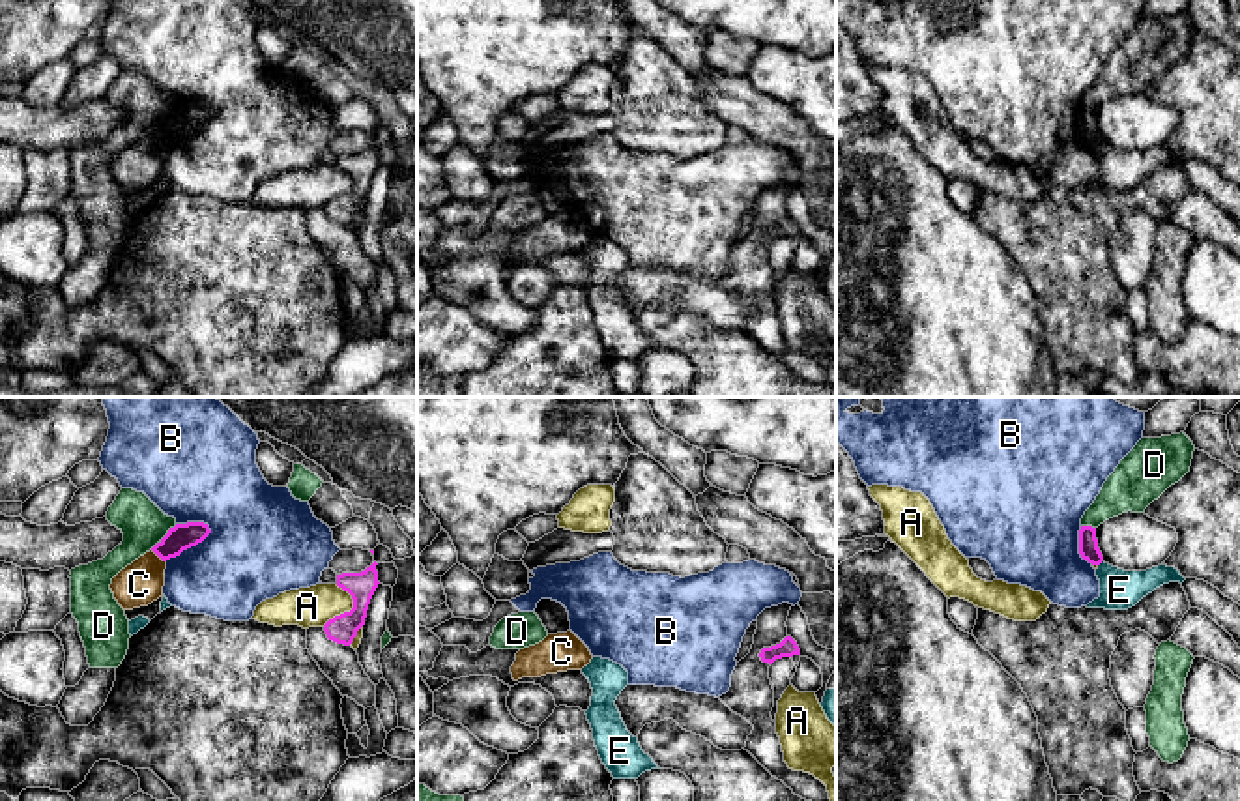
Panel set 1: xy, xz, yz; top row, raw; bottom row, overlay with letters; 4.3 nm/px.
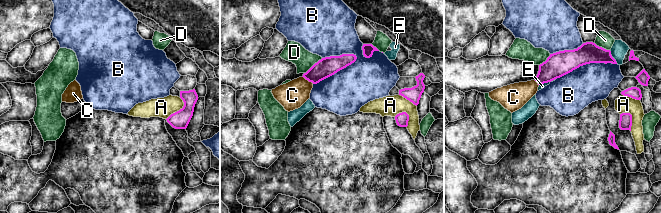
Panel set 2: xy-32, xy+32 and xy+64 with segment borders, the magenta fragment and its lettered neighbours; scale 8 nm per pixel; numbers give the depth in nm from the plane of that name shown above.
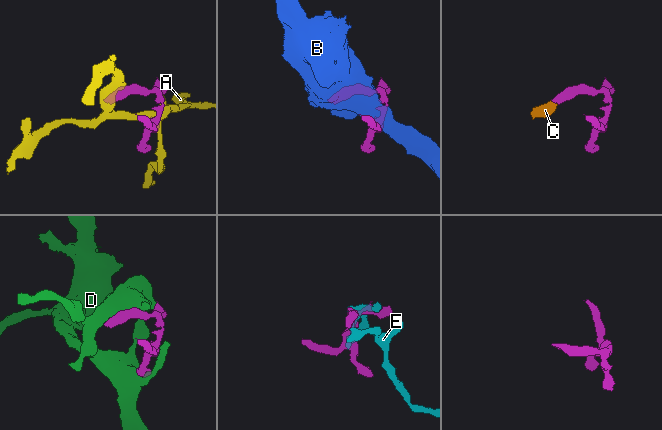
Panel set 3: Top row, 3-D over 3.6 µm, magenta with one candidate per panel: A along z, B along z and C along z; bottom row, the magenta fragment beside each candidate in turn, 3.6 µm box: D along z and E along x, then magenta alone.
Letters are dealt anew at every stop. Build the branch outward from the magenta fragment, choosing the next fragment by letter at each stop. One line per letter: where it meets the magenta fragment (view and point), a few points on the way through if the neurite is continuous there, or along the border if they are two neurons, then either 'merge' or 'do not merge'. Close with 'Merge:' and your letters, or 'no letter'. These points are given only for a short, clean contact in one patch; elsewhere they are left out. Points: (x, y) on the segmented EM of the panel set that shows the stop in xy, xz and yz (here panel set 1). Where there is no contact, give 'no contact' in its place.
A: contact xy (350, 611); do not merge
B: contact xy (189, 547); do not merge
C: contact xy (159, 556); border xy (152, 549), (165, 562); do not merge
D: contact xy (165, 536); do not merge
E: contact yz (1100, 562); do not merge
Merge: no letter

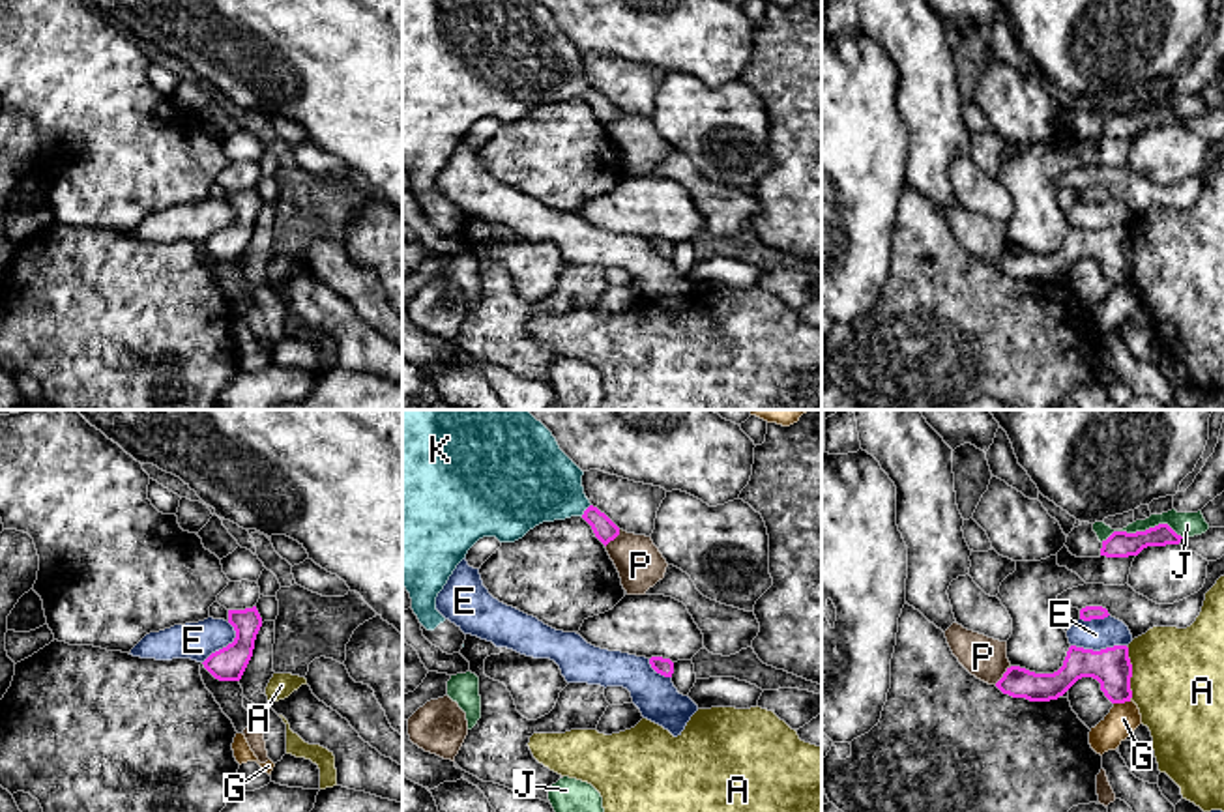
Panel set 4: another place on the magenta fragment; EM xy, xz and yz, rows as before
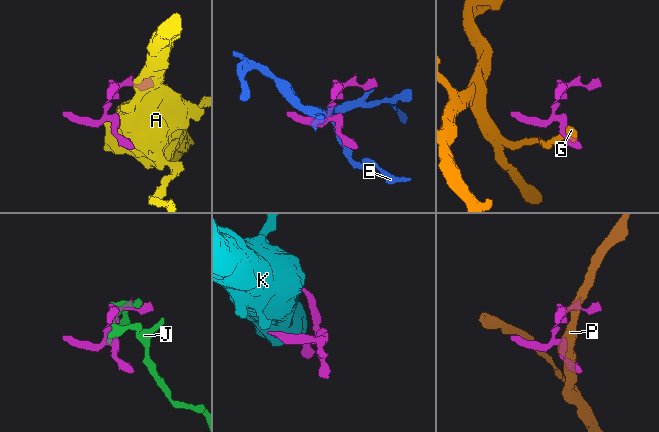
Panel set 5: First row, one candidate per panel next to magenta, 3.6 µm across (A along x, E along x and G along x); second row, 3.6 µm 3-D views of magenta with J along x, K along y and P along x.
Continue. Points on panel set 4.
A: contact yz (1131, 672); do not merge
E: contact yz (1101, 650); do not merge
G: contact yz (1122, 702); do not merge
J: contact yz (1140, 532); do not merge
K: contact xz (586, 509); way xz (605, 530), (586, 509), (536, 481); merge
P: contact yz (1004, 676); do not merge
Merge: K

